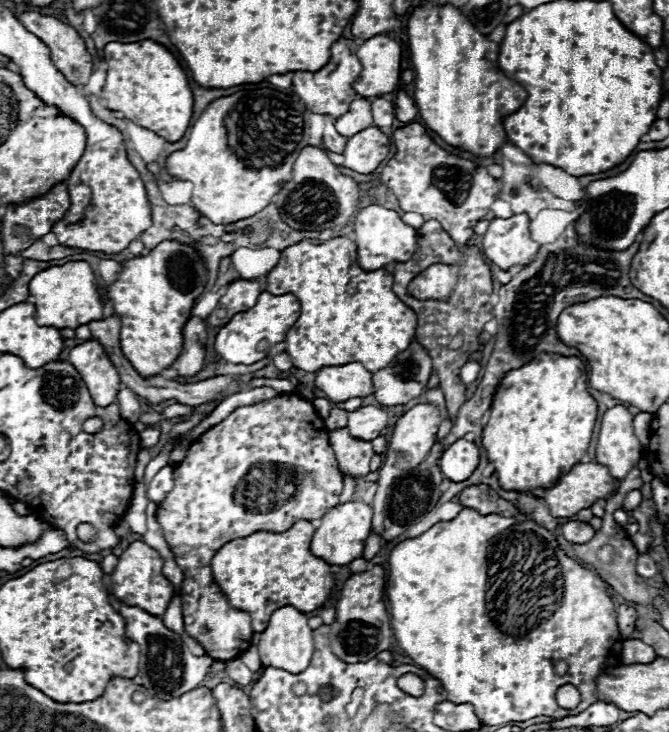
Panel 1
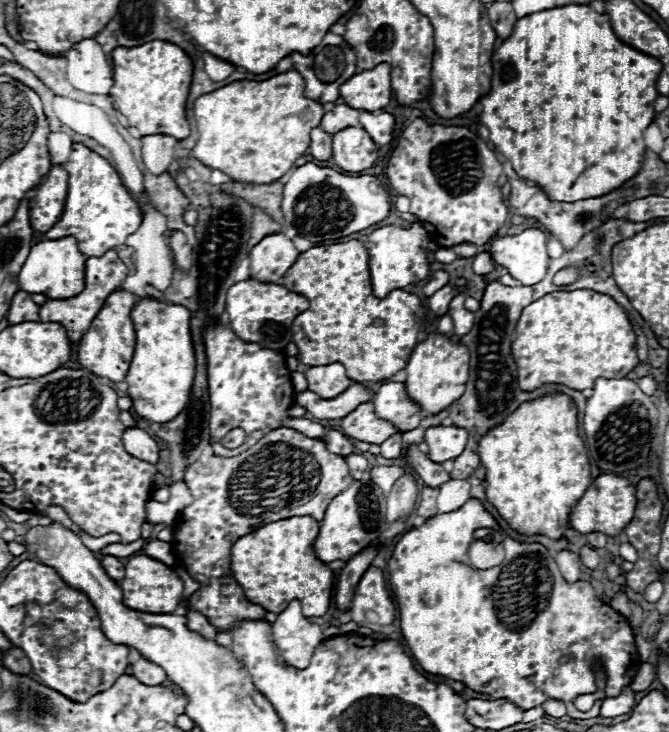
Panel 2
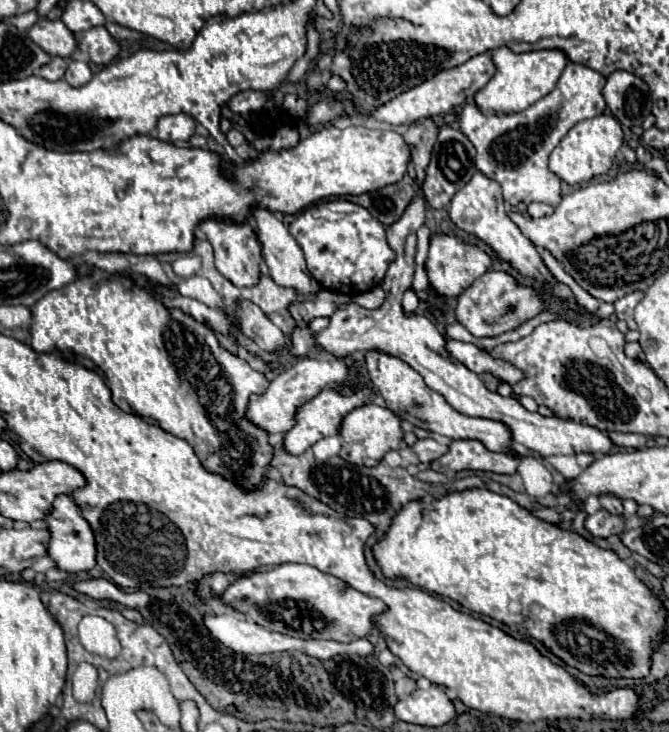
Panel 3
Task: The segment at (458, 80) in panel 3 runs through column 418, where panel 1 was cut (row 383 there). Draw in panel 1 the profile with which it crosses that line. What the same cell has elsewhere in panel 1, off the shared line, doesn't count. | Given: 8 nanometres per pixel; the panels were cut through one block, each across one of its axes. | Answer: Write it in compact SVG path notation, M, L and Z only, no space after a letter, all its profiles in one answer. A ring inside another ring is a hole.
M88 340L84 344L74 346L70 350L68 362L82 376L96 406L104 408L114 402L118 390L122 388L120 376L114 370L110 358L106 358L106 352L102 350L102 344L98 340Z

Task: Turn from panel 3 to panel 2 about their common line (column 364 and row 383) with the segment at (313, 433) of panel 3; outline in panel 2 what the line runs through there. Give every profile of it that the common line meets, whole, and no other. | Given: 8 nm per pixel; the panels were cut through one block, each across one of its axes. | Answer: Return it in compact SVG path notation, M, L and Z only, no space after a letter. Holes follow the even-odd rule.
M388 382L378 388L374 396L374 414L394 424L400 432L414 430L424 418L424 412L408 398L402 382Z

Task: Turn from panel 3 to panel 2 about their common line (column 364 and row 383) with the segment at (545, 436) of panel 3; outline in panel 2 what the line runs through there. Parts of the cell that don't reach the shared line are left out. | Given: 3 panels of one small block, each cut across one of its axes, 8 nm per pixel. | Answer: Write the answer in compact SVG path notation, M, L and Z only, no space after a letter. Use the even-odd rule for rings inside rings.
M340 362L328 366L312 366L304 376L308 380L308 388L314 390L314 394L320 398L336 398L352 384L346 368Z

